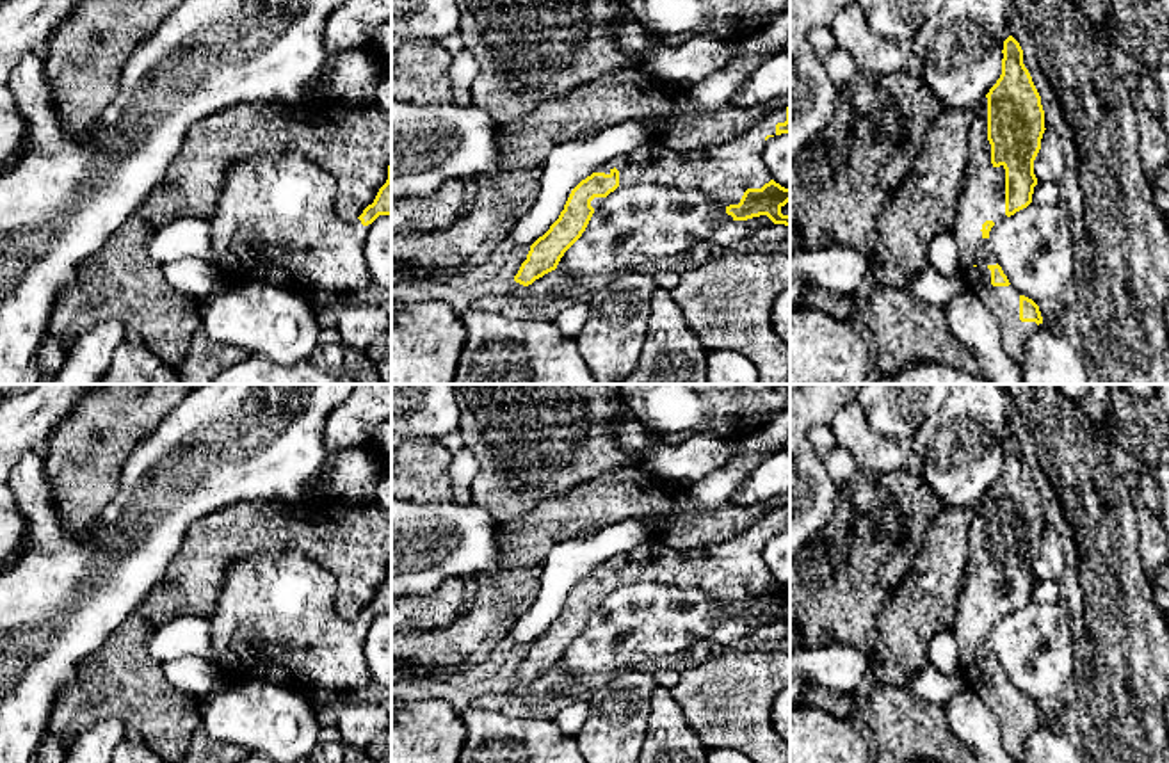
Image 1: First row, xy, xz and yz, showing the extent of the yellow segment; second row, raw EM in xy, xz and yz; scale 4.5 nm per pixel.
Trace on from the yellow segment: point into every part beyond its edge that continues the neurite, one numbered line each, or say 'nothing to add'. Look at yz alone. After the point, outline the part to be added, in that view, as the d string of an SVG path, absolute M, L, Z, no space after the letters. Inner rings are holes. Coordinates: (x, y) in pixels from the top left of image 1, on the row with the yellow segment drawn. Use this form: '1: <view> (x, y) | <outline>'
1: yz (983, 196) | M988 98L975 107L970 130L970 162L964 185L959 192L952 224L959 245L959 267L966 286L993 311L1002 331L1002 347L1016 361L1025 359L1025 343L1036 331L1036 322L1020 320L1020 292L1014 286L993 286L989 265L996 265L991 240L982 237L982 224L995 224L1005 215L1005 169L991 164L988 141Z

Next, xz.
1: xz (725, 171) | M776 108L728 142L687 151L648 142L626 155L616 155L594 173L610 174L616 167L619 171L617 189L662 183L678 190L701 190L726 208L738 205L747 189L762 189L772 180L763 151L776 135L776 124L785 121L786 108Z

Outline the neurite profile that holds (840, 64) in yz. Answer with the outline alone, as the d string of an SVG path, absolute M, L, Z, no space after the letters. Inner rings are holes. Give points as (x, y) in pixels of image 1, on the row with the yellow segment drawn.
M836 48L822 60L838 91L852 87L859 76L859 68L856 66L854 57L842 48Z

